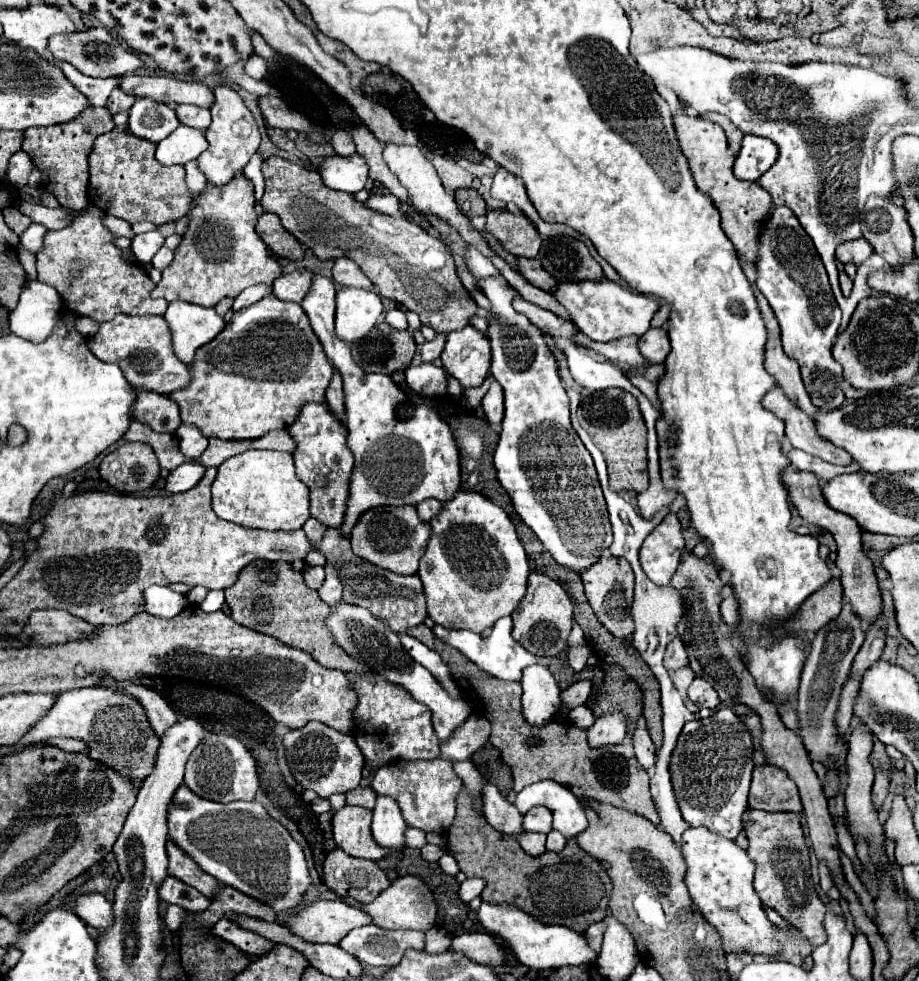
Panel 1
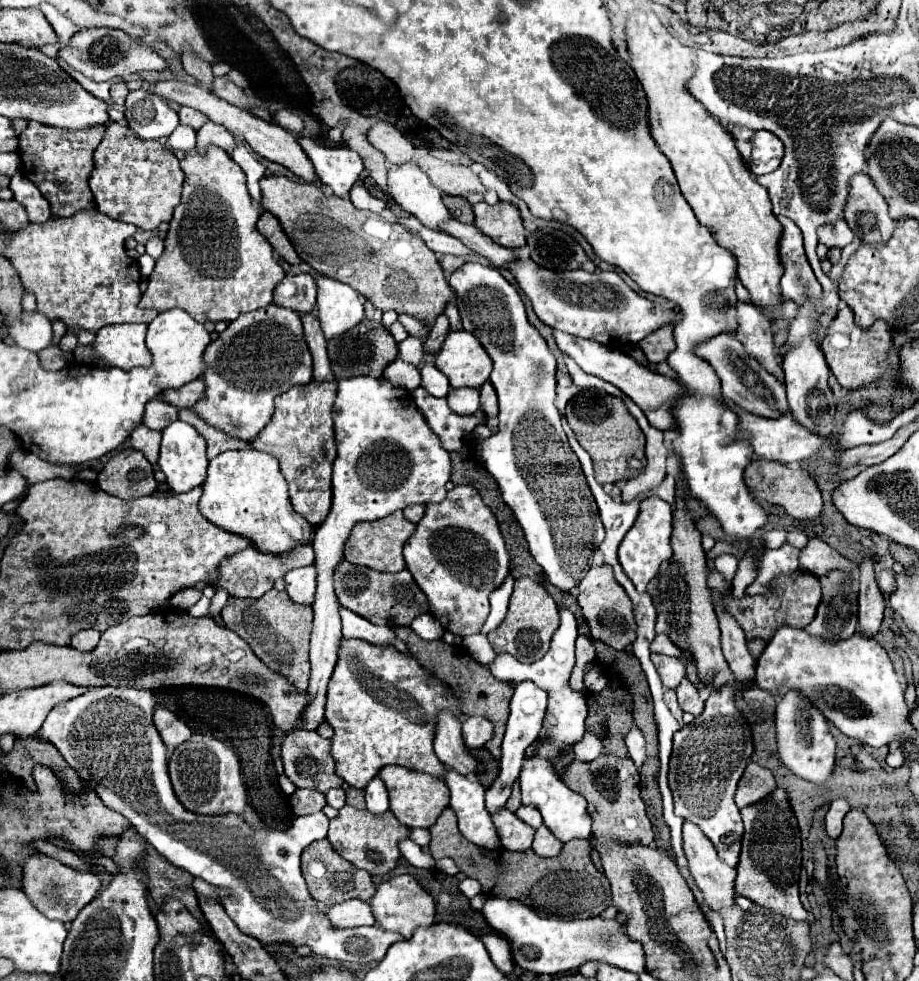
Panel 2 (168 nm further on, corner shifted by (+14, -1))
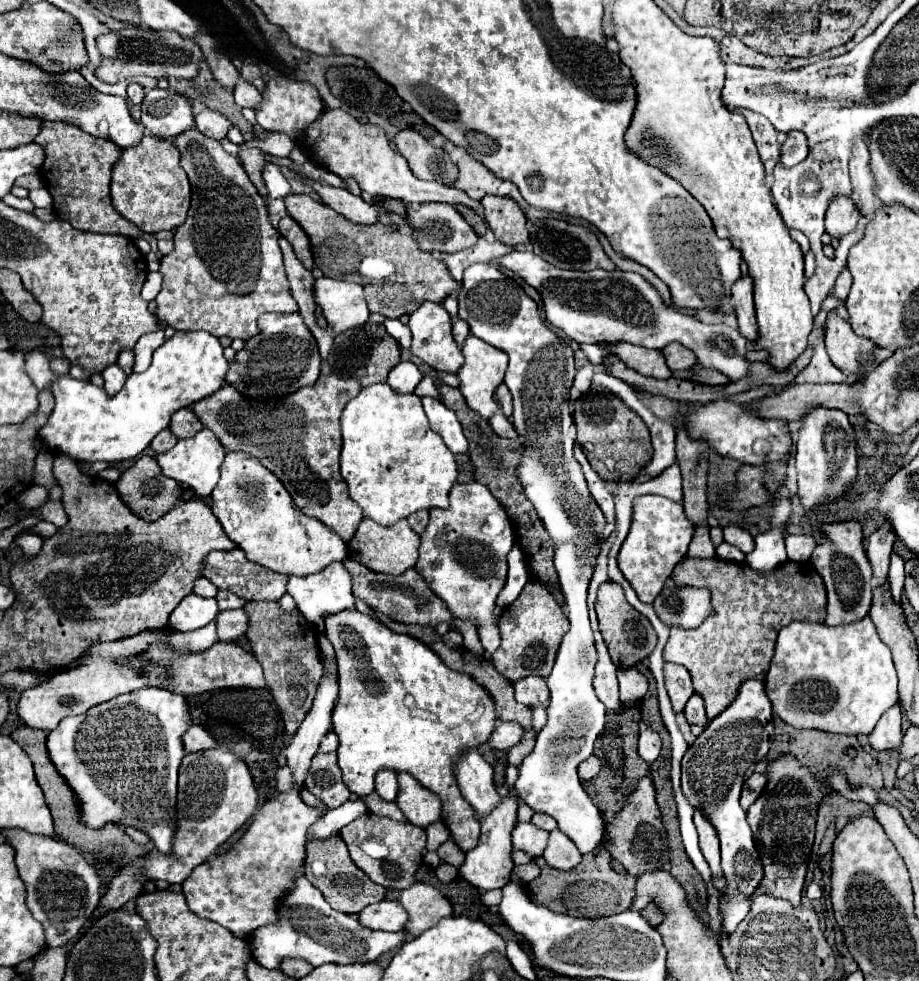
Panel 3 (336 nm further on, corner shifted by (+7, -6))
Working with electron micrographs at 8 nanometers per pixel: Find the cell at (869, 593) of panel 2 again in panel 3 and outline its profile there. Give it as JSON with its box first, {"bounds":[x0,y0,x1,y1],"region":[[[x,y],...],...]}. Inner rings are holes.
{"bounds":[867,522,897,586],"region":[[[885,522],[879,526],[867,542],[867,556],[873,566],[873,584],[879,586],[887,580],[887,570],[889,570],[889,556],[893,552],[893,542],[897,540],[897,534],[893,532],[891,524]]]}

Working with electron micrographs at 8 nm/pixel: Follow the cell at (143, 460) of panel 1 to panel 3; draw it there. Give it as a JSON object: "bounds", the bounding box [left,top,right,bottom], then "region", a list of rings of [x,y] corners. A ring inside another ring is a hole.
{"bounds":[115,456,183,522],"region":[[[141,456],[129,470],[123,472],[121,480],[115,486],[117,486],[121,500],[131,508],[131,512],[147,522],[155,522],[155,520],[163,518],[169,512],[169,508],[173,508],[177,504],[177,500],[183,492],[179,482],[163,476],[157,460],[151,456]]]}

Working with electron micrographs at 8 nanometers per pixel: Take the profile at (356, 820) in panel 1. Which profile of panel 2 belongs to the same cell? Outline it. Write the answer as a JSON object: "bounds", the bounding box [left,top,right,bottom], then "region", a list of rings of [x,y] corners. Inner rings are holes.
{"bounds":[328,805,408,875],"region":[[[344,805],[338,815],[330,819],[328,829],[328,841],[334,851],[358,869],[366,869],[370,875],[384,875],[396,867],[396,861],[400,857],[398,841],[404,837],[408,837],[408,827],[402,827],[390,811],[386,811],[382,819],[374,819],[374,815],[370,815],[368,811],[358,811],[348,805]]]}

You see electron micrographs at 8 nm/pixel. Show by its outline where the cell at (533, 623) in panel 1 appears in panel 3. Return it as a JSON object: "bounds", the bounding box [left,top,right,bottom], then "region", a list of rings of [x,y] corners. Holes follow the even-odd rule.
{"bounds":[491,580,569,682],"region":[[[531,580],[525,584],[519,598],[503,610],[503,616],[499,620],[501,646],[491,656],[491,662],[497,668],[497,672],[509,682],[517,682],[525,676],[545,678],[551,674],[559,644],[567,634],[567,630],[569,630],[569,620],[563,614],[563,608],[555,602],[551,592],[543,584]]]}

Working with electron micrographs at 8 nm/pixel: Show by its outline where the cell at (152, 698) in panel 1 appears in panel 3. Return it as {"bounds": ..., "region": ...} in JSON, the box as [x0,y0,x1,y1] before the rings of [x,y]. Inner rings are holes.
{"bounds":[183,726,219,752],"region":[[[191,726],[189,732],[183,736],[183,742],[187,752],[201,752],[201,750],[211,750],[219,746],[215,738],[201,726]]]}

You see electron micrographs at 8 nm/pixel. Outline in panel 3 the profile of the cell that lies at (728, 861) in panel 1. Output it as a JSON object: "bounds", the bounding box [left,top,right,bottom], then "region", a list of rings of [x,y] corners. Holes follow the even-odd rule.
{"bounds":[693,810,721,878],"region":[[[695,810],[693,820],[695,820],[697,832],[699,832],[699,846],[701,846],[701,852],[703,852],[705,860],[709,862],[713,876],[721,878],[721,866],[719,866],[719,838],[717,838],[715,826],[713,826],[709,820],[705,820],[705,814],[701,814],[699,810]]]}

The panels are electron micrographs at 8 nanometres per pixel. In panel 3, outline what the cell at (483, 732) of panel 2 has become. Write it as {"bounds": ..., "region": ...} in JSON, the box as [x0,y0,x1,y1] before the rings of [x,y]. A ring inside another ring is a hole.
{"bounds":[489,722,525,750],"region":[[[501,722],[493,730],[489,746],[497,748],[497,750],[509,750],[509,748],[513,748],[515,744],[519,744],[523,740],[523,732],[525,732],[523,726],[517,724],[517,722]]]}

